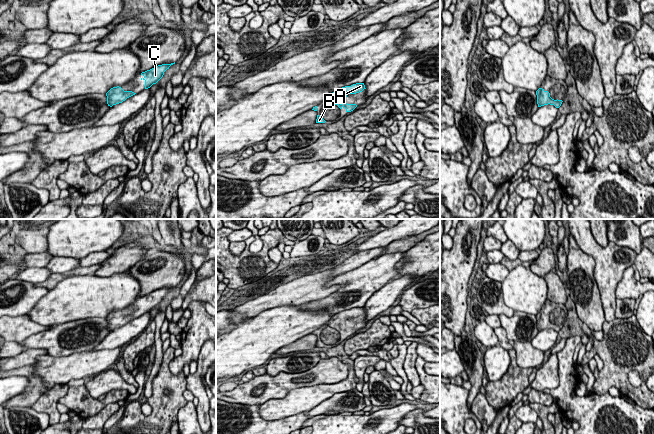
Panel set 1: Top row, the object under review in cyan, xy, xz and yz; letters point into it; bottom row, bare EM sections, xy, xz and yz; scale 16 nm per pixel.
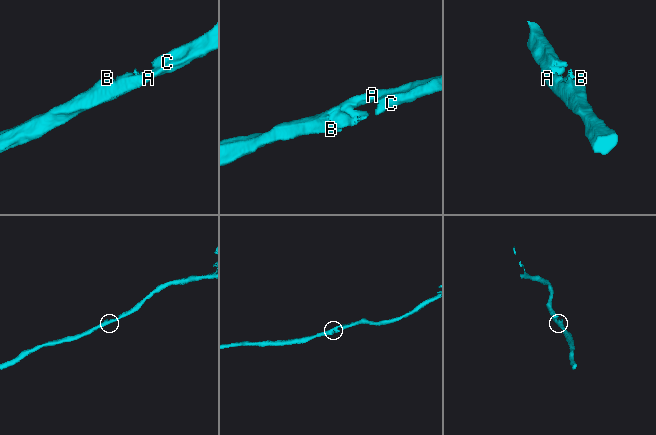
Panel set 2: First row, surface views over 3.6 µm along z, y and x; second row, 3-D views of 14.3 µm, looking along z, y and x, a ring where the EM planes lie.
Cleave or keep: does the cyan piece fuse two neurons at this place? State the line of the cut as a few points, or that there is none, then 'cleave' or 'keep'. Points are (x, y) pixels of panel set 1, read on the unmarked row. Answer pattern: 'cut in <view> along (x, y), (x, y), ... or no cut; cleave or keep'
no cut; keep

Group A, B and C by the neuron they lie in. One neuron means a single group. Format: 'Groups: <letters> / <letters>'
Groups: A B C

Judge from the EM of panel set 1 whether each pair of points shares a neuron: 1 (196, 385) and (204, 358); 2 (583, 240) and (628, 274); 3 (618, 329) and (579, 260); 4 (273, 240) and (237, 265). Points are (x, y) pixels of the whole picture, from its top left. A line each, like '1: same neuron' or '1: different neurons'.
1: same neuron
2: different neurons
3: different neurons
4: same neuron

